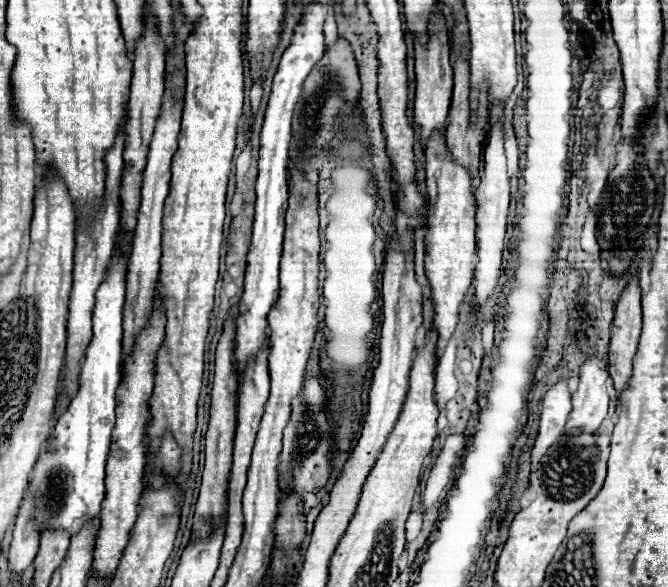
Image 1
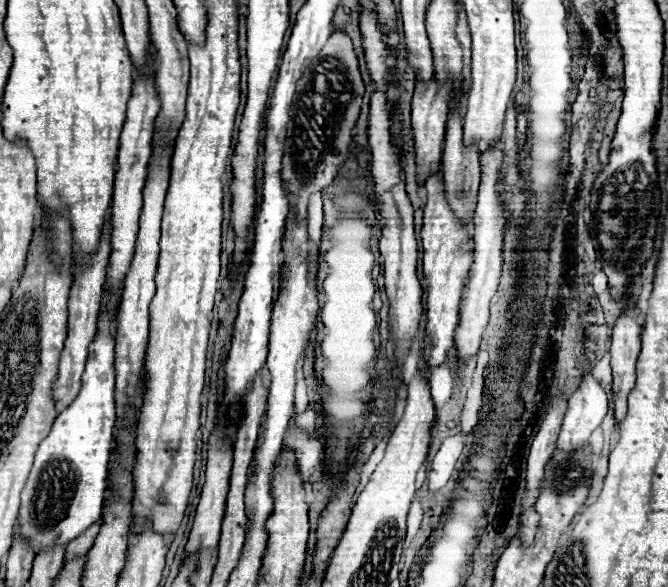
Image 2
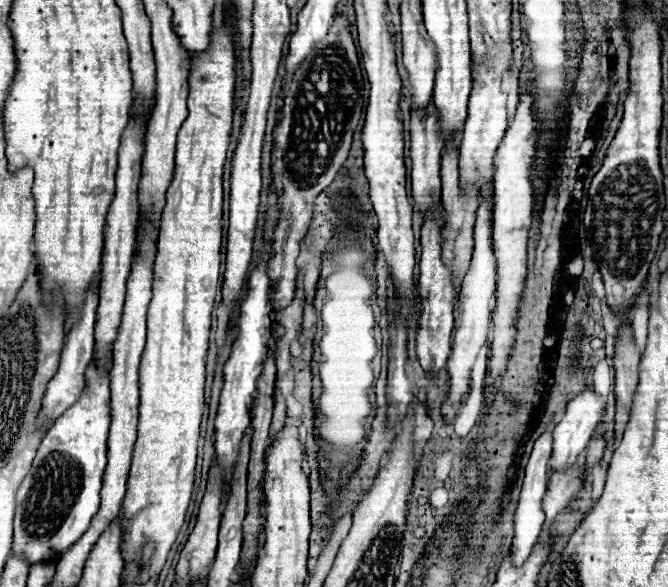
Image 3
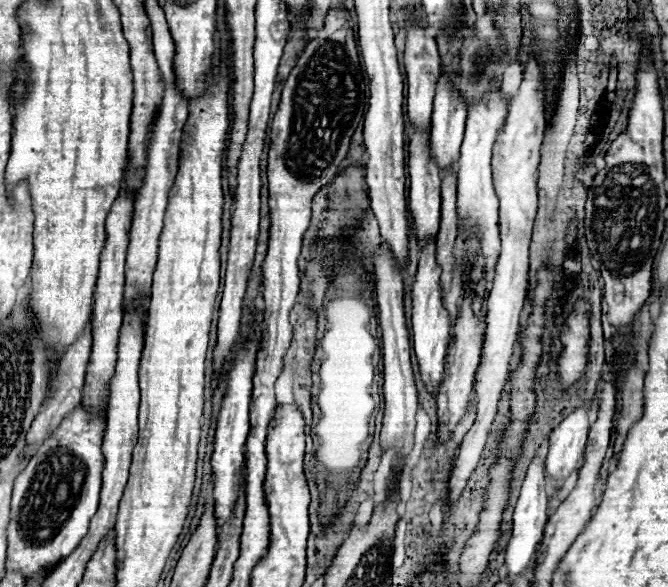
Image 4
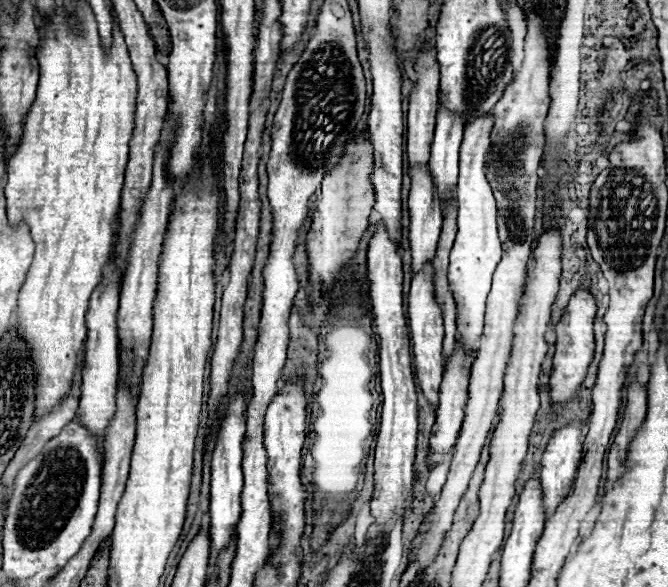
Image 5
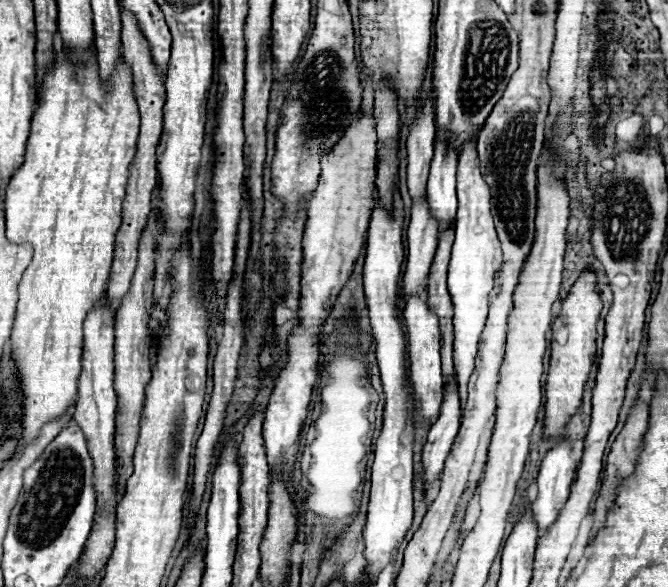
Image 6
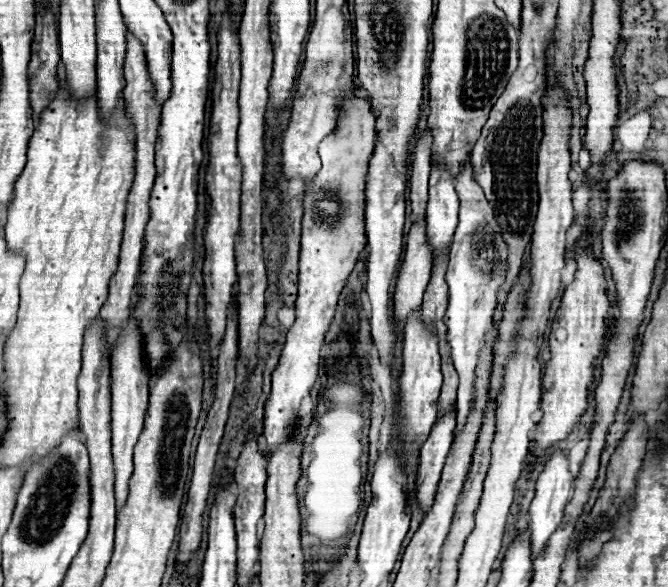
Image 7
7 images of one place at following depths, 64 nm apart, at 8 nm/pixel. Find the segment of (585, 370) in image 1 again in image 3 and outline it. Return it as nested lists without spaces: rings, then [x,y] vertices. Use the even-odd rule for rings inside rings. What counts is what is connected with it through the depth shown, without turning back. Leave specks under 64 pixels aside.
[[[584,388],[574,400],[568,402],[566,414],[554,430],[550,468],[564,470],[576,462],[576,456],[588,446],[592,432],[600,424],[604,408],[606,398],[596,394],[594,388]]]

